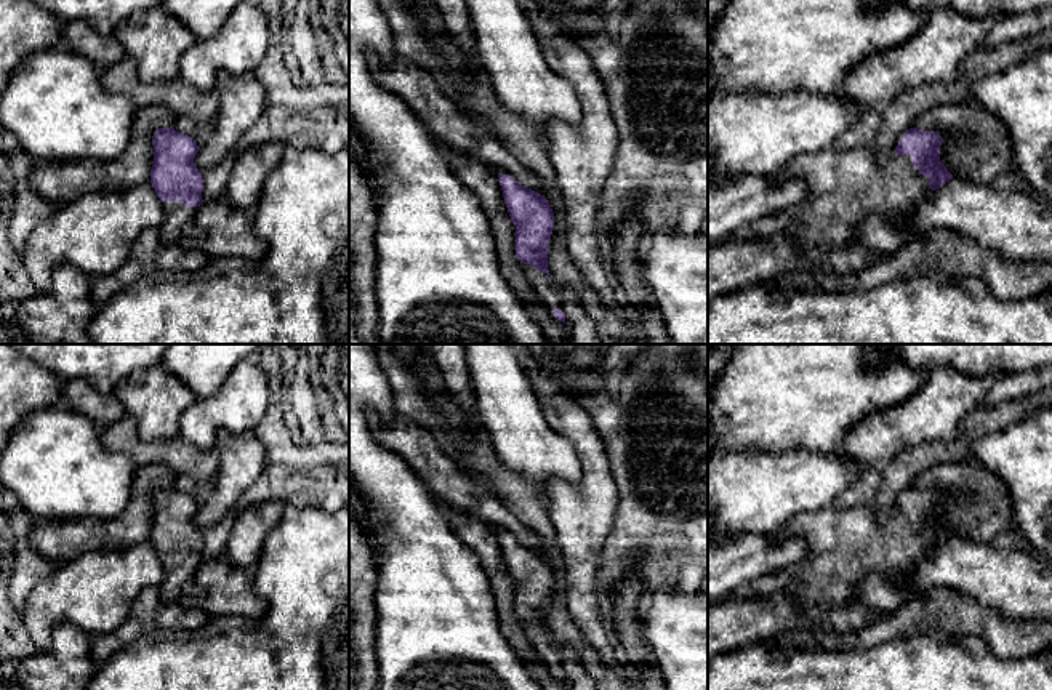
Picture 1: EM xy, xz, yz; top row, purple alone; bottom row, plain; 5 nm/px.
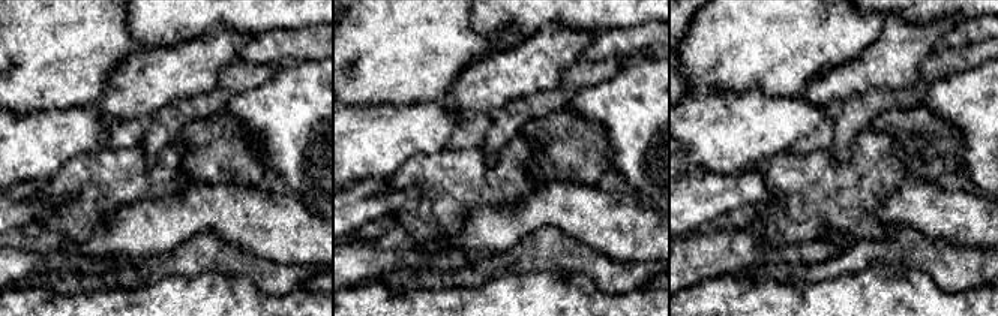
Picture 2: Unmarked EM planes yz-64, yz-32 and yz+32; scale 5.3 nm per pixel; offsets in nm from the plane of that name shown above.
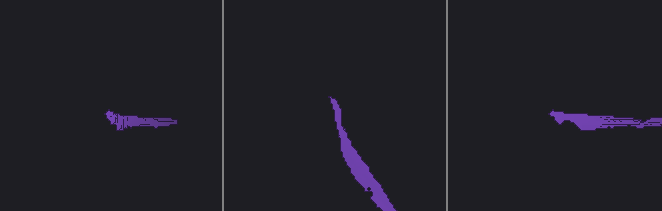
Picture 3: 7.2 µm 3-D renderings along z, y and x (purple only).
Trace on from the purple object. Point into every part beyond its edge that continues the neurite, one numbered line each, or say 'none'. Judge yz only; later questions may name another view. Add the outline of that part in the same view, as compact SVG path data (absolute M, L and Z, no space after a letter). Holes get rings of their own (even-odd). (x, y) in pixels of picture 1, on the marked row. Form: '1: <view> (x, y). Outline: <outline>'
1: yz (843, 186). Outline: M868 147L797 155L775 175L777 183L791 178L802 178L809 195L786 234L802 253L817 256L845 248L865 215L906 223L932 194L911 155L881 160Z

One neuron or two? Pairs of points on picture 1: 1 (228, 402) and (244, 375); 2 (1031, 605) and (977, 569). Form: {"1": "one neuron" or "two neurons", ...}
{"1": "one neuron", "2": "one neuron"}

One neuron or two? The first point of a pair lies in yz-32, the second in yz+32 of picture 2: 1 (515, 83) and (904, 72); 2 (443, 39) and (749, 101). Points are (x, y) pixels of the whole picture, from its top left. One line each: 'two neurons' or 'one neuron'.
1: one neuron
2: two neurons

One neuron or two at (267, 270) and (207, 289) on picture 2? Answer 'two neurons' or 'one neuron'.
two neurons

